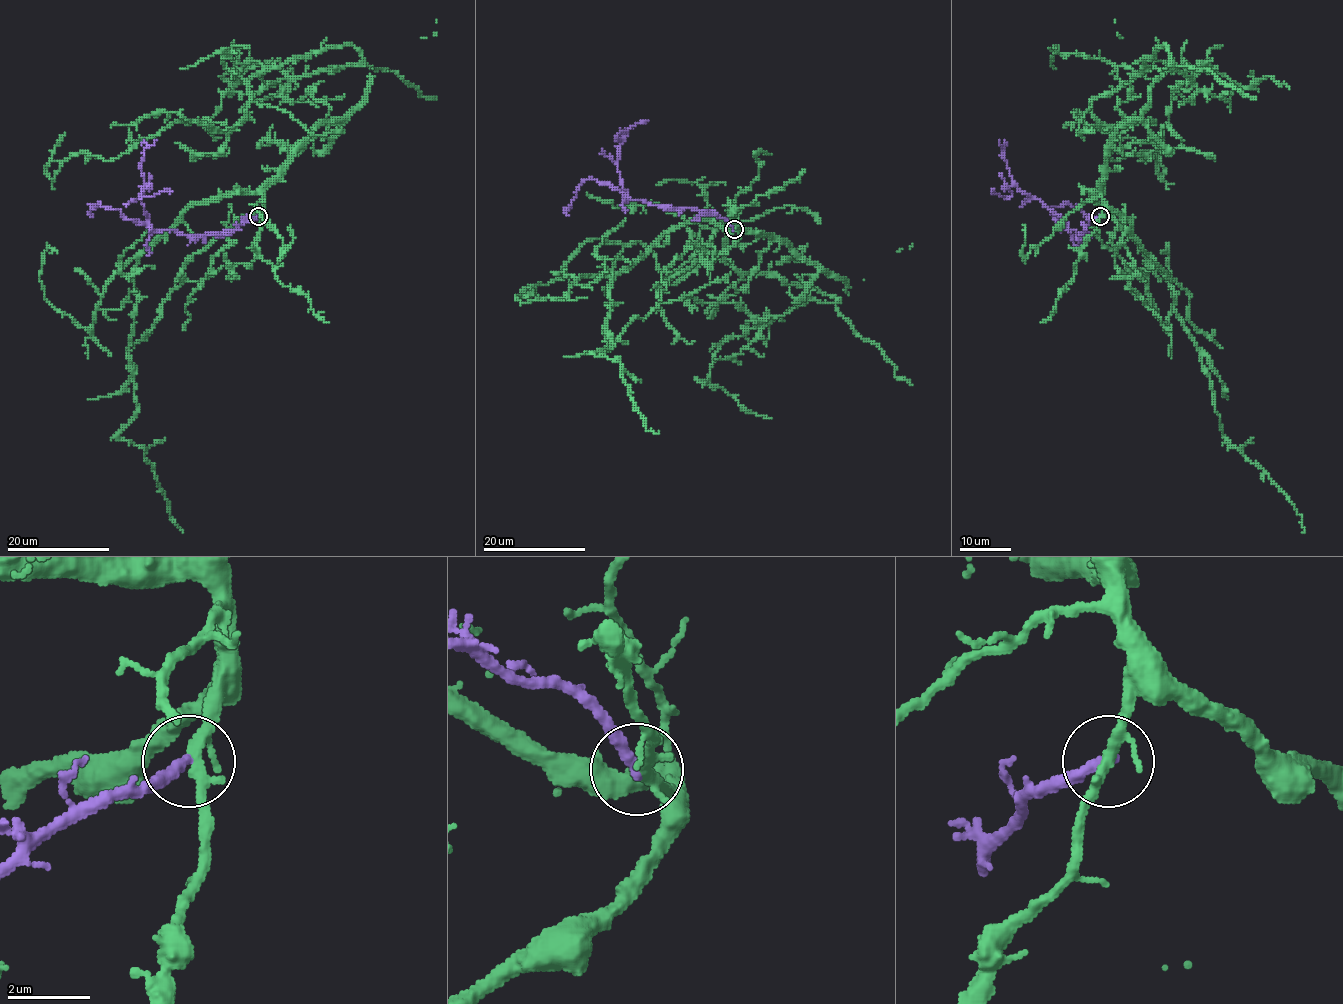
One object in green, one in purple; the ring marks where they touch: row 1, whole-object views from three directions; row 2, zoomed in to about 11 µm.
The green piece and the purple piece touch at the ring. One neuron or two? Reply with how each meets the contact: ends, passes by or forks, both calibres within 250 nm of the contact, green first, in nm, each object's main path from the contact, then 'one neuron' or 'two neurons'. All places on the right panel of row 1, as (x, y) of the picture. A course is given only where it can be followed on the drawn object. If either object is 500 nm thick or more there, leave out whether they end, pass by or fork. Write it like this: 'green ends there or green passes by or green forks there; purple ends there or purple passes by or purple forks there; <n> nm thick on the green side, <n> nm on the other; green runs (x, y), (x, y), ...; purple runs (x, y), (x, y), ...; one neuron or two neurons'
green forks there; purple ends there; 240 nm thick on the green side, 280 nm on the other; green runs (1100, 216), (1164, 45), (1090, 103), (1155, 121), (1113, 129), (1110, 157), (1164, 178), (1154, 132); purple runs (1100, 216), (1090, 221), (1079, 237), (1015, 184), (1009, 187), (1011, 194), (1006, 200), (991, 192); one neuron

